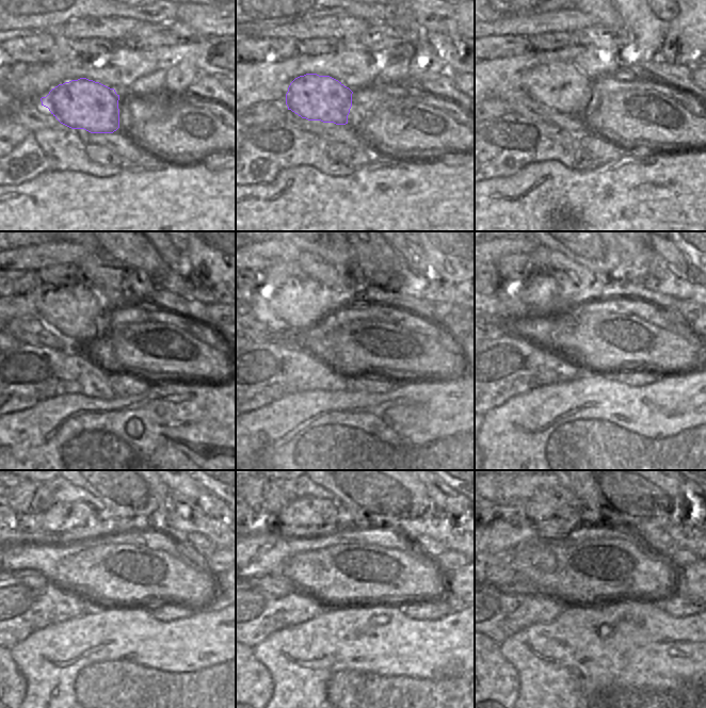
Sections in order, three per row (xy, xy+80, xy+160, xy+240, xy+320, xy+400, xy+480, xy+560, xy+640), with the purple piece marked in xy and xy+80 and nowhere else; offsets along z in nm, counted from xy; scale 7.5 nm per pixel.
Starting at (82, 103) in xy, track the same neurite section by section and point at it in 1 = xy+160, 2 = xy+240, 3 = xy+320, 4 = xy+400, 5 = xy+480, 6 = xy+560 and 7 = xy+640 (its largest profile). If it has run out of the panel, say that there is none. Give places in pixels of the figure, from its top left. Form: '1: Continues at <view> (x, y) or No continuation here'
1: Continues at xy+160 (559, 85)
2: Continues at xy+240 (73, 311)
3: Continues at xy+320 (300, 302)
4: Continues at xy+400 (546, 291)
5: Continues at xy+480 (63, 516)
6: Continues at xy+560 (307, 513)
7: Continues at xy+640 (558, 503).

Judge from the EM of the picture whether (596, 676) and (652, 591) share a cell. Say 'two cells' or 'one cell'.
two cells

